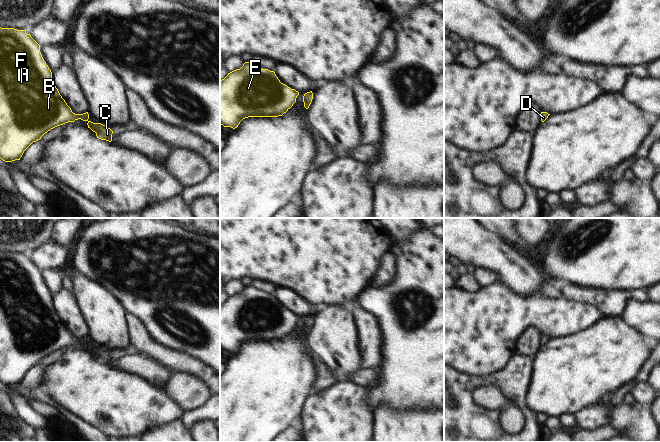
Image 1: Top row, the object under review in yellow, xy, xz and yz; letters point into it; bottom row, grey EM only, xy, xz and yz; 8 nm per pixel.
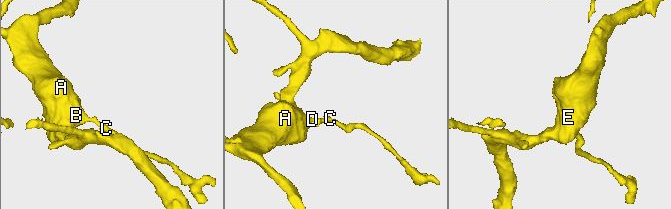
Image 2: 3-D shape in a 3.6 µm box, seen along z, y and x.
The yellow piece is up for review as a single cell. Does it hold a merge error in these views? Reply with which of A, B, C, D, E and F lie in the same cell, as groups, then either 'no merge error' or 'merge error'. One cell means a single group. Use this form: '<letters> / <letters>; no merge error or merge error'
A B C D E F; no merge error

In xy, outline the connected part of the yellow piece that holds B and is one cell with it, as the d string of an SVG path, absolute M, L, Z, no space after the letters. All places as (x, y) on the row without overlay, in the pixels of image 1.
M0 251L0 382L20 384L24 375L51 353L81 343L101 364L112 365L113 355L89 345L88 336L75 338L54 309L52 296L40 276L40 269L26 254Z

